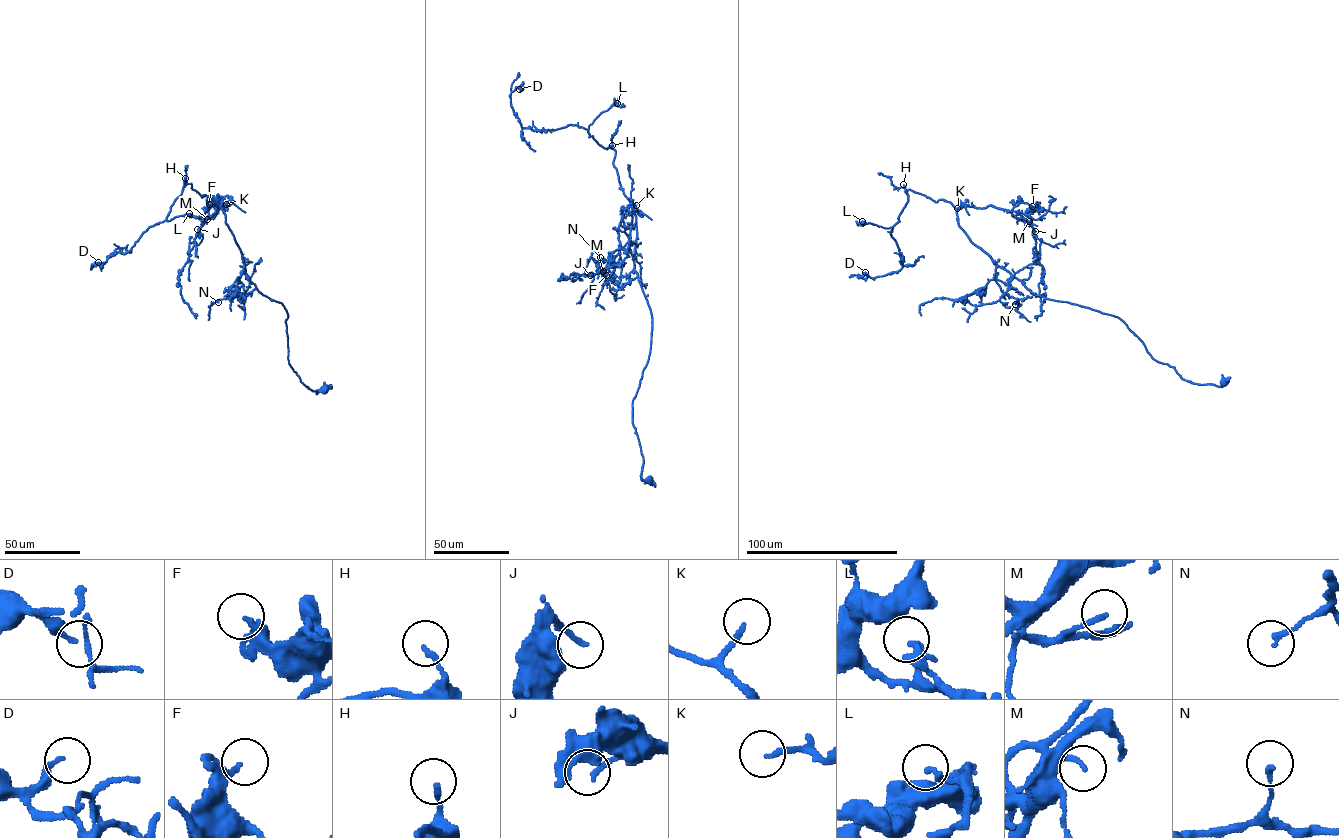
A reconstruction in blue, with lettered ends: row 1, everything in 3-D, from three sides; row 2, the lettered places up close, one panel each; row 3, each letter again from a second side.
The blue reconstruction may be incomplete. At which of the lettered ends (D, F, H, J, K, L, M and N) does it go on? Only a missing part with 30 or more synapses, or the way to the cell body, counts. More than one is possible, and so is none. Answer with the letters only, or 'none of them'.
J

